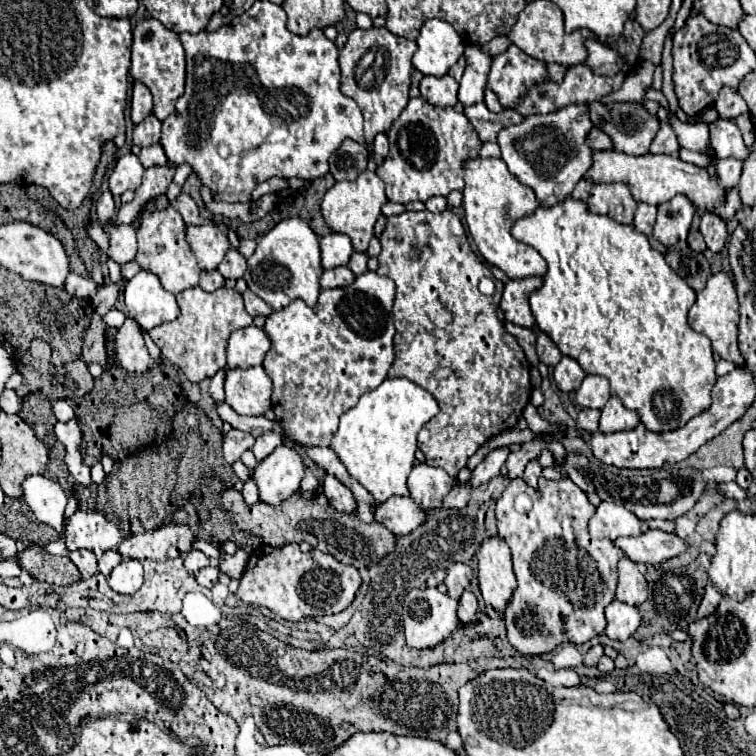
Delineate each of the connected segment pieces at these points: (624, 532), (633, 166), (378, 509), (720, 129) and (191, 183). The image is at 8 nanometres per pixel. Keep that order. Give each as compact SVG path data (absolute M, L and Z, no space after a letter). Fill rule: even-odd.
M601 502L595 516L589 520L589 532L593 538L609 540L621 536L639 536L643 532L643 522L625 506Z
M593 150L593 164L583 178L589 180L591 184L625 182L637 202L647 202L655 206L671 200L675 194L685 194L699 210L715 212L721 218L733 218L739 210L743 210L737 188L725 194L717 182L717 176L709 176L707 170L697 168L695 164L683 162L679 156L665 156L665 154L651 154L651 152L643 156L629 156L617 150Z
M409 496L389 498L373 506L373 516L375 516L375 522L383 524L395 536L401 536L401 534L413 532L425 520L425 510L419 508Z
M719 118L709 124L709 146L713 148L715 158L749 158L749 148L745 146L741 130L733 120Z
M191 174L187 180L185 180L185 184L183 184L183 188L181 188L185 194L189 194L195 202L197 202L197 206L201 208L201 210L205 210L205 204L203 204L203 200L201 200L201 196L199 196L199 190L201 190L201 182L199 182L199 178L195 176L195 174Z

